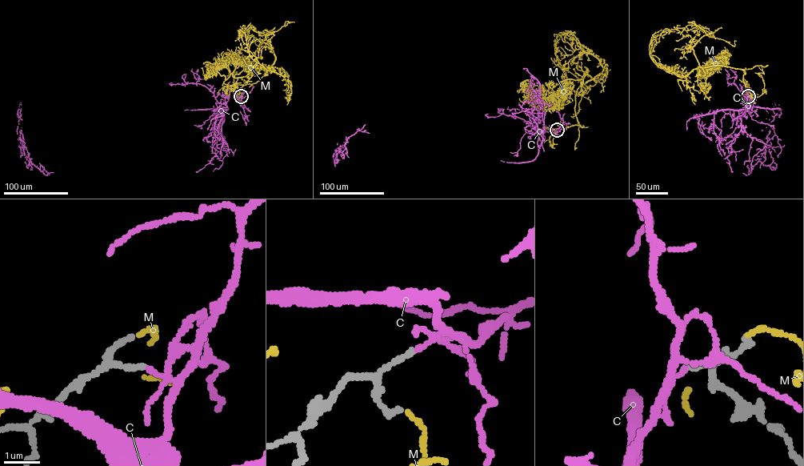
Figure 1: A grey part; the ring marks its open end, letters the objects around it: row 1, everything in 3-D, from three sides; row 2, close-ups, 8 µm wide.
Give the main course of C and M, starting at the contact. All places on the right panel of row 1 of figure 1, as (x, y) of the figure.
C: (748, 96), (728, 147), (732, 171), (751, 172), (774, 134), (778, 158)
M: (749, 95), (743, 70), (713, 66), (698, 67), (678, 77), (657, 63), (651, 54), (650, 43), (666, 29)

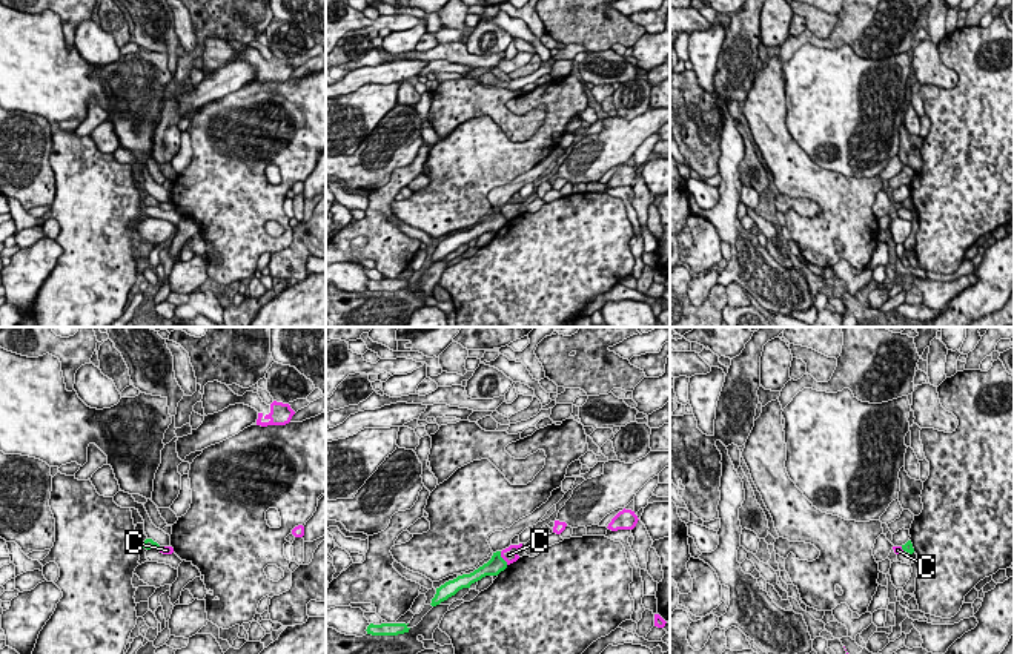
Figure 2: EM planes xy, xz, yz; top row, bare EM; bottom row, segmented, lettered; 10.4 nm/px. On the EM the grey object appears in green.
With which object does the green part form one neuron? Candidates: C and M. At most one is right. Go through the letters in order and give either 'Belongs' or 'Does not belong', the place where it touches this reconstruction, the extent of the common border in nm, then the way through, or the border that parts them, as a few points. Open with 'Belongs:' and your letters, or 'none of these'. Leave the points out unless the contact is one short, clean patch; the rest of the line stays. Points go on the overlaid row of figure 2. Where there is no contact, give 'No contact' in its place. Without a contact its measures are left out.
Belongs: none of these
C: Does not belong. Touches green at xz (501, 558). Shared border 170 nm. Boundary: xz (500, 551), (500, 556), (507, 564)
M: Does not belong. No contact

